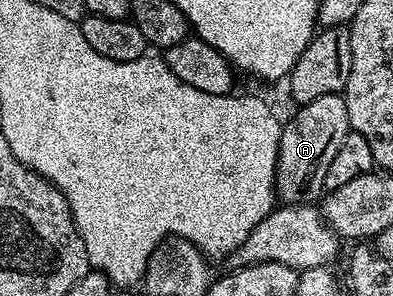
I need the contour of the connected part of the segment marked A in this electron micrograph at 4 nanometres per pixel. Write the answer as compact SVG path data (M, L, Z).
M341 94L322 95L322 99L300 105L297 110L280 130L276 160L276 196L286 205L311 204L321 196L334 154L350 131L346 103Z

